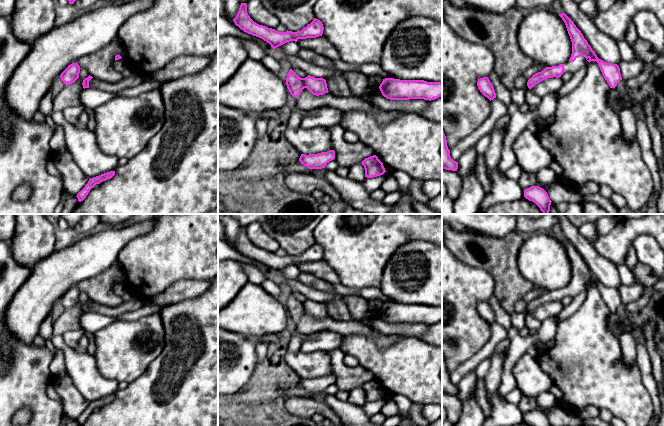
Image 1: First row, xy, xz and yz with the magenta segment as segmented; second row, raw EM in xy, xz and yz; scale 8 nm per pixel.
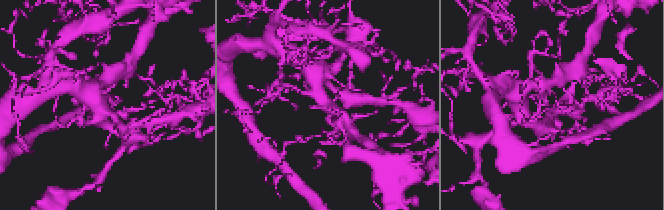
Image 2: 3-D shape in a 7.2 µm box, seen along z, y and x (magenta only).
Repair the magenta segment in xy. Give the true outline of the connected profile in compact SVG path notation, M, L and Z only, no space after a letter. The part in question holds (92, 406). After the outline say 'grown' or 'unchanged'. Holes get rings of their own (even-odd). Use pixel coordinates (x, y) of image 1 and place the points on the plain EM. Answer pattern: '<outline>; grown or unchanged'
M110 395L104 398L101 398L99 400L90 402L88 407L85 409L85 411L77 418L78 425L81 426L83 425L90 414L94 412L96 408L100 408L103 405L106 405L108 403L111 403L115 399L115 395Z; unchanged

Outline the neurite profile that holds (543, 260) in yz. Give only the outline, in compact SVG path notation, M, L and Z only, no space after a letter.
M551 233L528 235L519 250L518 269L534 287L546 291L565 288L572 278L572 266L566 249Z

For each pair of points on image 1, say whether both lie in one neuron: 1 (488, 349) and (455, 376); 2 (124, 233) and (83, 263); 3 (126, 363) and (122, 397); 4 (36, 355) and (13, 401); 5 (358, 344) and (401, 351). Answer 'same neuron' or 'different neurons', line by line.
1: same neuron
2: same neuron
3: different neurons
4: same neuron
5: same neuron

